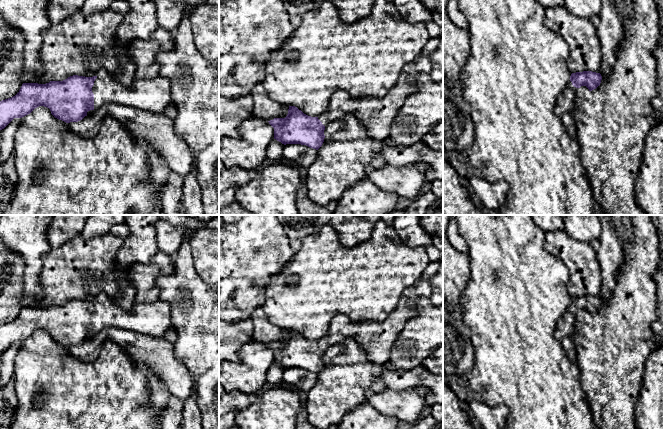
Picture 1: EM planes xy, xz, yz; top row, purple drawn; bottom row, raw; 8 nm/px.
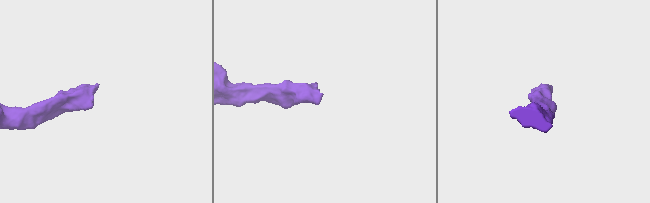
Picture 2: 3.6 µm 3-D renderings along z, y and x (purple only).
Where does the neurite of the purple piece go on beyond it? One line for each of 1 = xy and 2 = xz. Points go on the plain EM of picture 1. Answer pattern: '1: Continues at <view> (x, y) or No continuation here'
1: Continues at xy (153, 319)
2: Continues at xz (375, 338)

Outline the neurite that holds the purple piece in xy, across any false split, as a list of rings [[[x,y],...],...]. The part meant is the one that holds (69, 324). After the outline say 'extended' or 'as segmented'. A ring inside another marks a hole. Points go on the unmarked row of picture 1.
[[[103,289],[93,301],[73,299],[63,305],[50,305],[46,308],[23,307],[15,320],[0,325],[0,354],[14,342],[22,342],[39,330],[49,332],[55,342],[70,347],[82,344],[88,335],[97,334],[109,327],[163,337],[169,329],[173,329],[171,307],[167,302],[158,299],[152,303],[135,303],[131,308],[123,309]]]; extended

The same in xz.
[[[403,296],[397,308],[383,321],[353,321],[345,315],[338,315],[319,341],[308,340],[297,331],[289,330],[285,342],[268,346],[274,352],[274,363],[282,368],[301,368],[318,374],[324,366],[325,351],[353,339],[369,361],[381,365],[389,361],[390,348],[406,322],[417,315],[414,308],[414,299]]]; extended

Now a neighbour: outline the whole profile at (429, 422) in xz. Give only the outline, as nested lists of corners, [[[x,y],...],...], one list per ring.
[[[432,415],[418,419],[409,429],[443,429],[443,421],[439,421]]]

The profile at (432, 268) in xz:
[[[440,261],[430,262],[430,264],[423,271],[421,280],[430,280],[437,272],[440,266]]]

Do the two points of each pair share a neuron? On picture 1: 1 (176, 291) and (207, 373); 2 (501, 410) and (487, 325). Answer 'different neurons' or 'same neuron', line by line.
1: same neuron
2: different neurons

